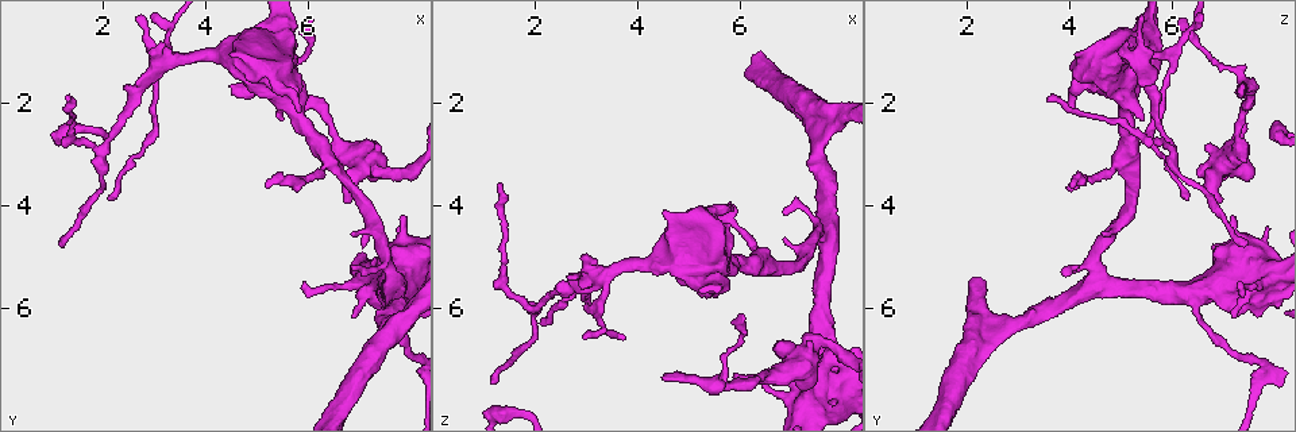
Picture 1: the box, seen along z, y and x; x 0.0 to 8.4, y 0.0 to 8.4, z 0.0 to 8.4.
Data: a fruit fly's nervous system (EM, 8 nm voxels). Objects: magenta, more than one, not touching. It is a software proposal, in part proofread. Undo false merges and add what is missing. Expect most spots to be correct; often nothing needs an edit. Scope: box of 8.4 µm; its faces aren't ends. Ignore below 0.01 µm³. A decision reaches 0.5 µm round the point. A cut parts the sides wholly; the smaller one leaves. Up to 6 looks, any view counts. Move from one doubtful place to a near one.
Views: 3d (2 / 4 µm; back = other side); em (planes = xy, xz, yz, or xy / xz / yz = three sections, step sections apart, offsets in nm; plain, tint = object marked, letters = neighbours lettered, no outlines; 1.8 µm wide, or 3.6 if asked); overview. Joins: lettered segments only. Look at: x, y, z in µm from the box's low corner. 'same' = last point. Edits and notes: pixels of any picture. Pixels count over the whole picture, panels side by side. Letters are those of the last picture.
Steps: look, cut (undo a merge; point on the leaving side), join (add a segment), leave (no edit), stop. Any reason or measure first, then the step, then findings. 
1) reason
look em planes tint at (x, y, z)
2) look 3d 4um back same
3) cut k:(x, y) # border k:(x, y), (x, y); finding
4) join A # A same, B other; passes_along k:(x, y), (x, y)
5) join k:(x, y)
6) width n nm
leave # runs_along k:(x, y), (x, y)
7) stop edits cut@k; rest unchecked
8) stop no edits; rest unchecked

thick turns thin
look 3d 4um back at (7.50, 5.70, 6.50)

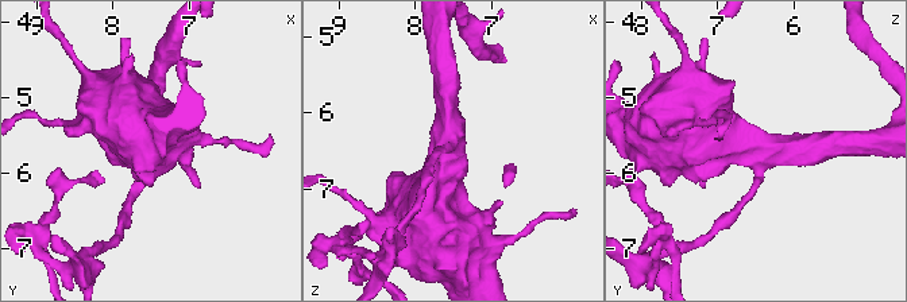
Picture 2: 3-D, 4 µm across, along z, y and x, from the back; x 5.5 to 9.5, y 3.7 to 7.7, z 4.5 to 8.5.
arms 3
look em planes letters at (7.55, 5.70, 6.45)

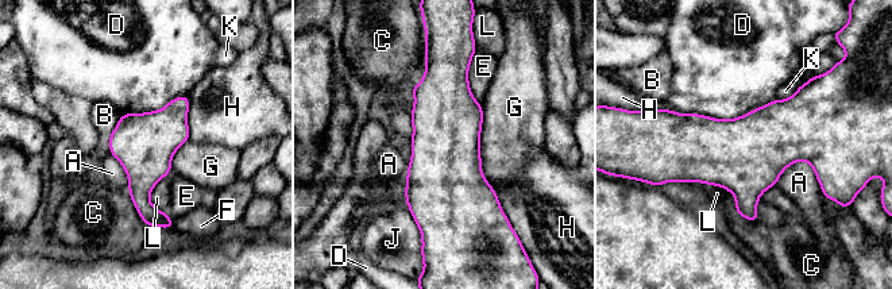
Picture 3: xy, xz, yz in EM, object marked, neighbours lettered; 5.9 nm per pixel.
leave # A other, B other, C other, D other, E other, F other, G other, H other, J other, K other, L other; border 3:(776, 181), (806, 161), (825, 197); continuous, no second neuron

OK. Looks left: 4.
free end
look em planes plain at (6.75, 3.90, 6.95)

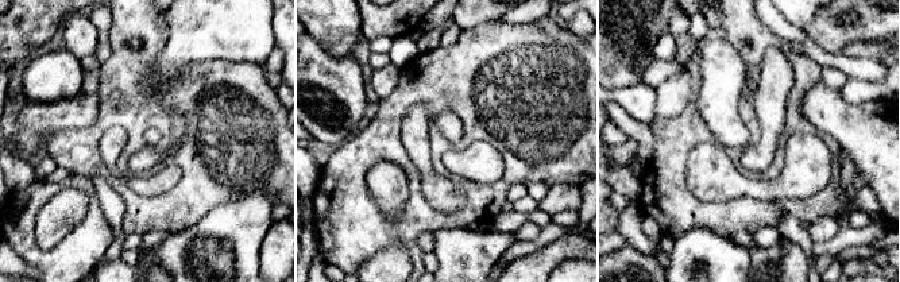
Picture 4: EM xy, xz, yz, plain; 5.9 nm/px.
look em planes letters same

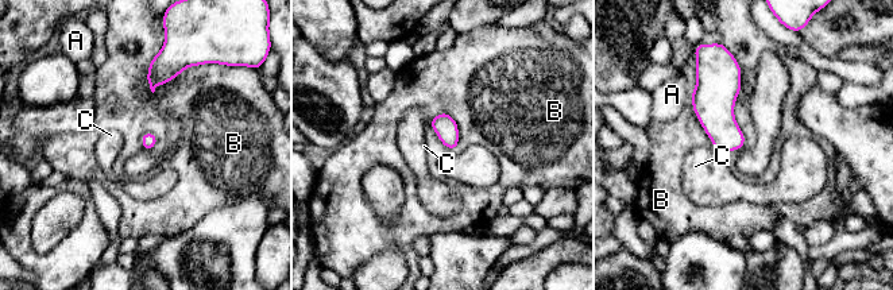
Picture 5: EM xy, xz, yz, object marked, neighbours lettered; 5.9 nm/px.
leave # A other, B other, C other; border 5:(730, 51), (745, 144); none of them fits

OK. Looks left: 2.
four or more arms meet
look 3d 4um at (3.35, 1.15, 5.40)

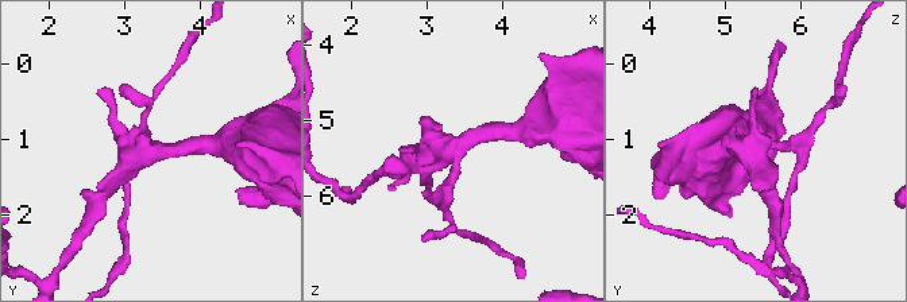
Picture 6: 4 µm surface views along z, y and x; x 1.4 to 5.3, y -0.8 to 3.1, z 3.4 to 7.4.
now the EM
look em xz step 4 letters at (3.40, 1.15, 5.35)

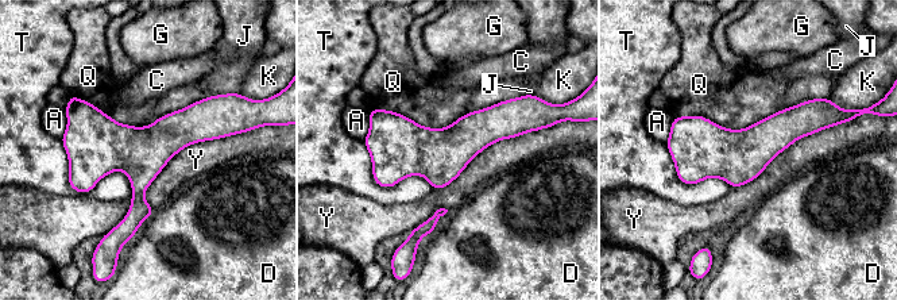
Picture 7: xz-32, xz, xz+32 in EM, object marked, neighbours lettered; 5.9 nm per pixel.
leave # A other, C other, D other, G other, J other, K other, Q other, T other, Y other; continuous, no second neuron

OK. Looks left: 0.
stop no edits; rest unchecked

